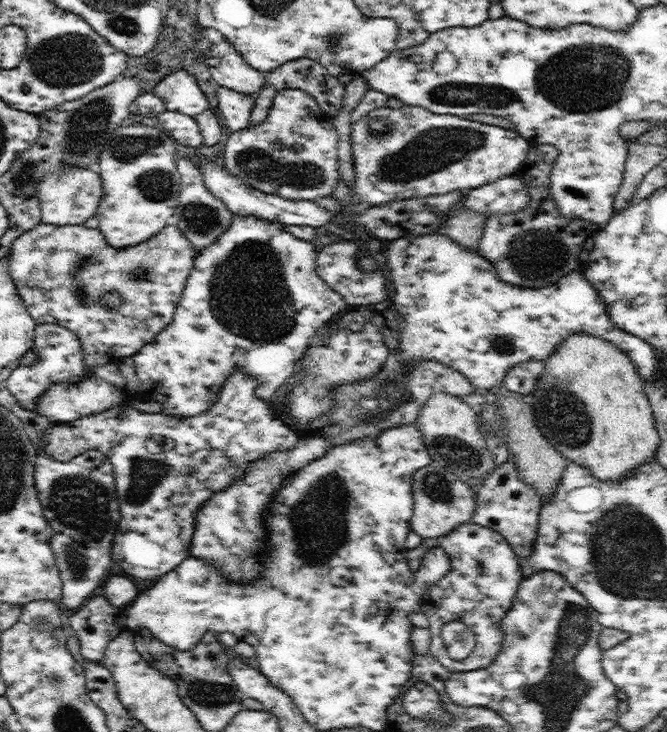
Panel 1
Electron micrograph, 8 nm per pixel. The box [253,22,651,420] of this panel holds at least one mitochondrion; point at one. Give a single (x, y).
(585, 78)

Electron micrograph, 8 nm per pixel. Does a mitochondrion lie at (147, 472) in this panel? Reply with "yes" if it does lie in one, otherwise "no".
yes

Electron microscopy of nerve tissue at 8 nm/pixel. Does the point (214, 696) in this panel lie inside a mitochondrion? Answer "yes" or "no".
yes

